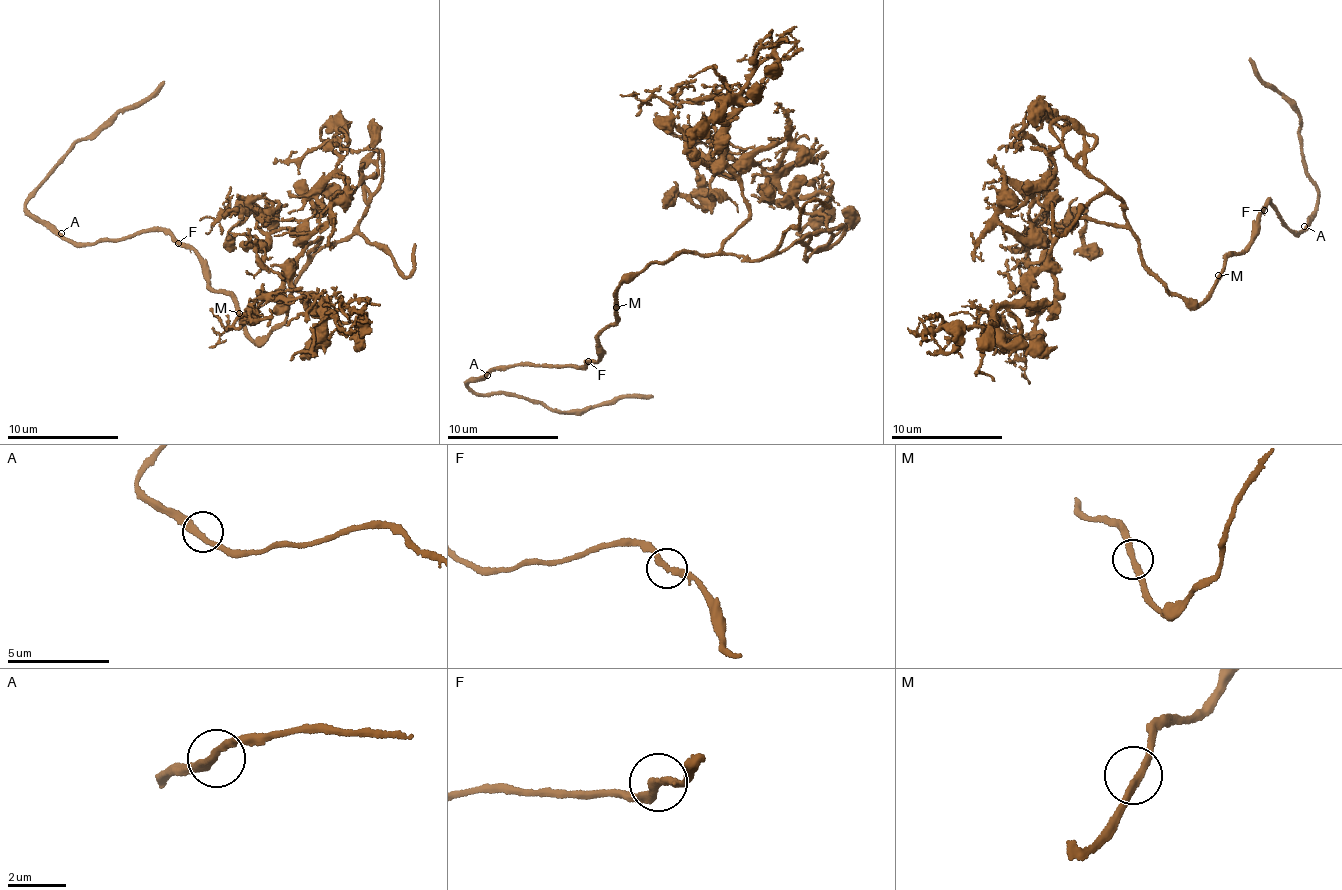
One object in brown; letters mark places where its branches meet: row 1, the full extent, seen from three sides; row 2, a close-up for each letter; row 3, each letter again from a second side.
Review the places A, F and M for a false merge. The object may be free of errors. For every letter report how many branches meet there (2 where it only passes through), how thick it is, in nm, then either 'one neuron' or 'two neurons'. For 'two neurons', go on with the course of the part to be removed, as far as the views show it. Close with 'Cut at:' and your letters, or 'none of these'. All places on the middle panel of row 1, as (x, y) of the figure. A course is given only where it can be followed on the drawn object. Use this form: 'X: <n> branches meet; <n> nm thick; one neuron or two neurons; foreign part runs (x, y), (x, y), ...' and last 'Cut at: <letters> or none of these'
A: 2 branches meet; 240 nm thick; one neuron
F: 2 branches meet; 260 nm thick; one neuron
M: 2 branches meet; 240 nm thick; one neuron
Cut at: none of these

